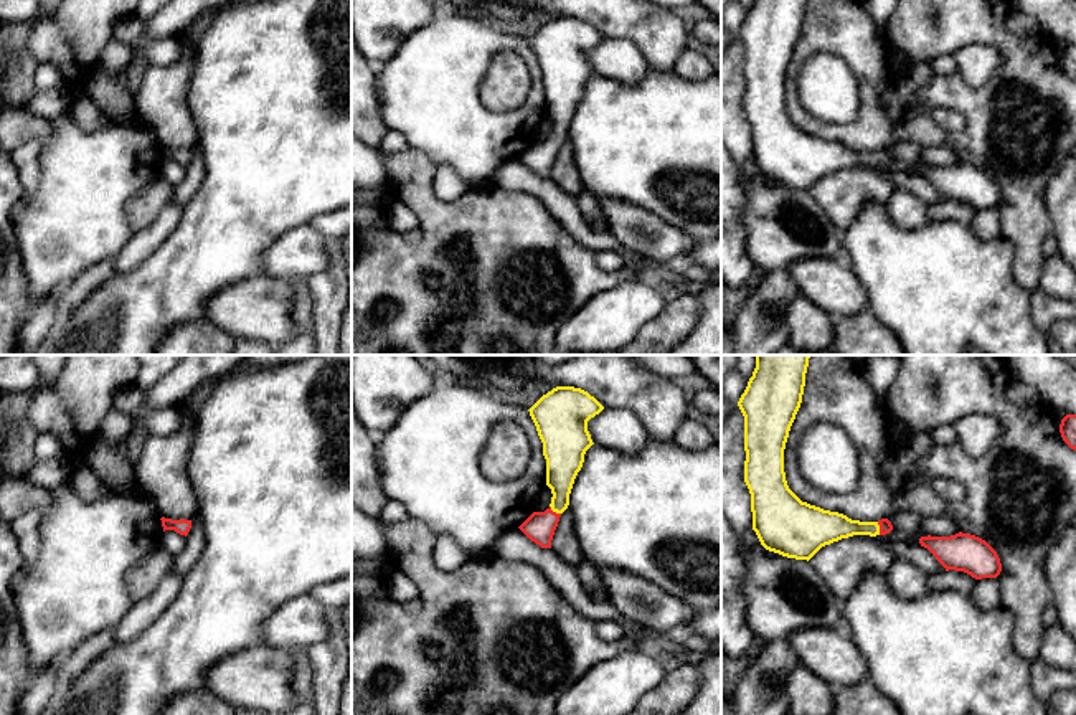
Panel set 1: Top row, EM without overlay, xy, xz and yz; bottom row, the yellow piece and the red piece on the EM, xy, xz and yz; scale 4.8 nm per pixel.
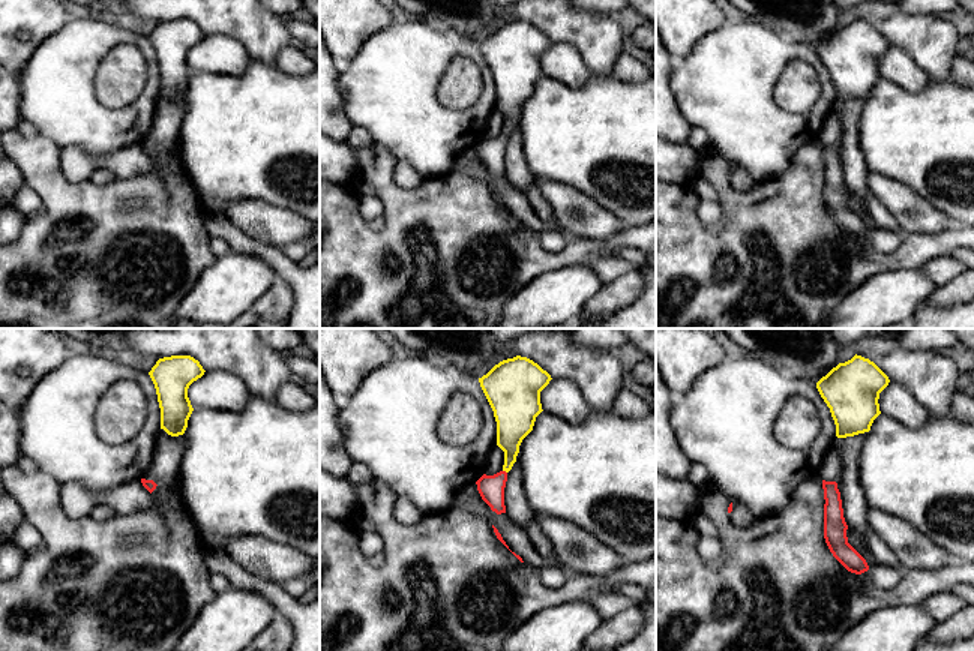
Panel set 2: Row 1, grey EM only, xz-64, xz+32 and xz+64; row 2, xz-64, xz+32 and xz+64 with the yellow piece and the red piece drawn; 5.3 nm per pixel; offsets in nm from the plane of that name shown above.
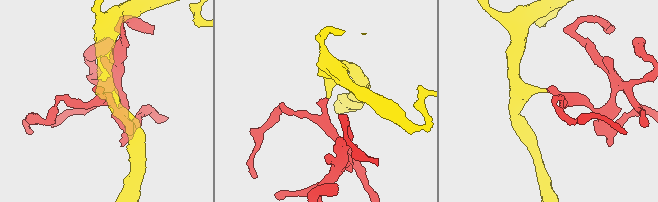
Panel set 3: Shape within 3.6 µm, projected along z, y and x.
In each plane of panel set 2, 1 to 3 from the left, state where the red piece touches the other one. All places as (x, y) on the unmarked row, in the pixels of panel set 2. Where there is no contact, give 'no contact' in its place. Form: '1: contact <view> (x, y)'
1: no contact
2: contact xz+32 (505, 134)
3: no contact

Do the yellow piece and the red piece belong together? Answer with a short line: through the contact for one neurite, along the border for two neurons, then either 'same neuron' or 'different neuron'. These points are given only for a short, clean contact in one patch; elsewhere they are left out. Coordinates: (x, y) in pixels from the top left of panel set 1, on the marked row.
line xz (563, 461), (560, 502), (555, 511), (538, 527); same neuron

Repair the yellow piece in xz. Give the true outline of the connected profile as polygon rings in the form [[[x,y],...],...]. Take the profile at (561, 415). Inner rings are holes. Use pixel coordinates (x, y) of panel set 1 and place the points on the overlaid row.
[[[556,386],[528,410],[543,443],[546,485],[553,497],[545,512],[533,512],[518,528],[541,548],[551,548],[584,454],[594,444],[588,421],[602,410],[594,396],[574,386]]]

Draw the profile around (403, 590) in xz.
[[[401,570],[394,571],[388,578],[389,594],[396,603],[414,606],[419,599],[419,588],[416,583]]]

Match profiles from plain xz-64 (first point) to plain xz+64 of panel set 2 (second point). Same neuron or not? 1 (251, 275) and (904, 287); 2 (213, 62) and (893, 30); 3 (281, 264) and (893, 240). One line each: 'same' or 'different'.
1: same
2: different
3: different

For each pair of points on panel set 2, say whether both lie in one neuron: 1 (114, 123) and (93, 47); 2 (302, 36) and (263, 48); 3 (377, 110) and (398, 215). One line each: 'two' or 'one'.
1: one
2: two
3: two

